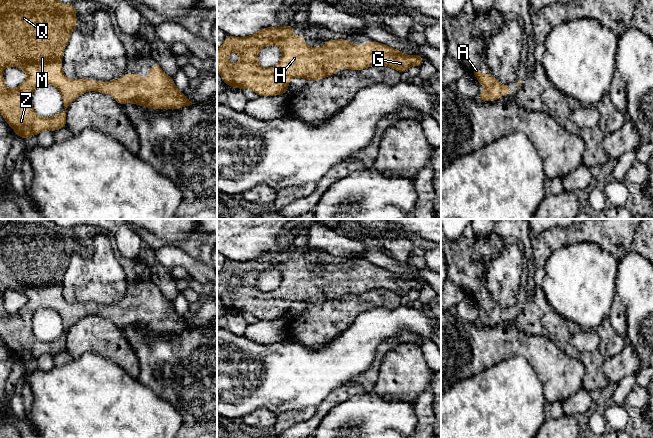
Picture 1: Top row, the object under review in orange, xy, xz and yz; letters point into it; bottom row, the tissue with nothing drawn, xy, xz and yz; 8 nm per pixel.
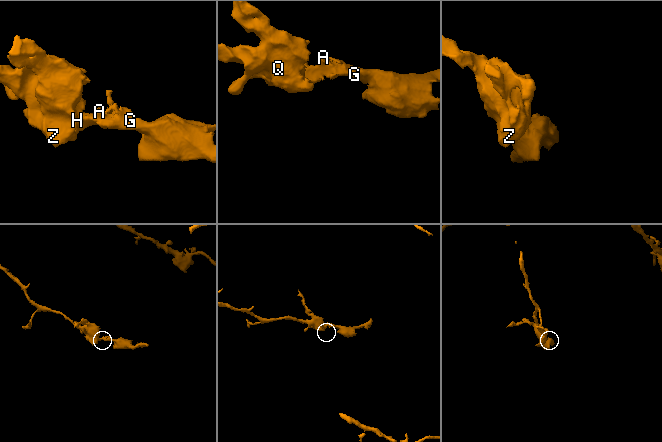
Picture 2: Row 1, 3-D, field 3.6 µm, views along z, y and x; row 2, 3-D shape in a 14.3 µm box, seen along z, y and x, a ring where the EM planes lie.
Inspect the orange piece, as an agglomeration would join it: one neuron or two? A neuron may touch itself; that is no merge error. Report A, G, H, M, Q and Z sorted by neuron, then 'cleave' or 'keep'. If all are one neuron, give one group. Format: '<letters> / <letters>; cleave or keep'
A G H M Q Z; keep

